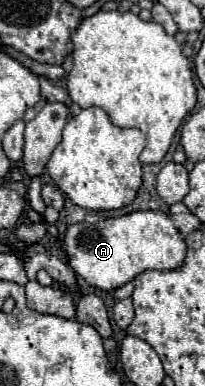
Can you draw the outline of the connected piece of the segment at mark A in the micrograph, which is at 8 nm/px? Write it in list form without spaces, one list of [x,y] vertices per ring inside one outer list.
[[[134,211],[98,223],[70,225],[64,233],[62,247],[74,273],[88,285],[102,291],[114,291],[148,269],[166,271],[180,267],[186,257],[186,243],[182,235],[174,227],[172,219],[162,211]]]

